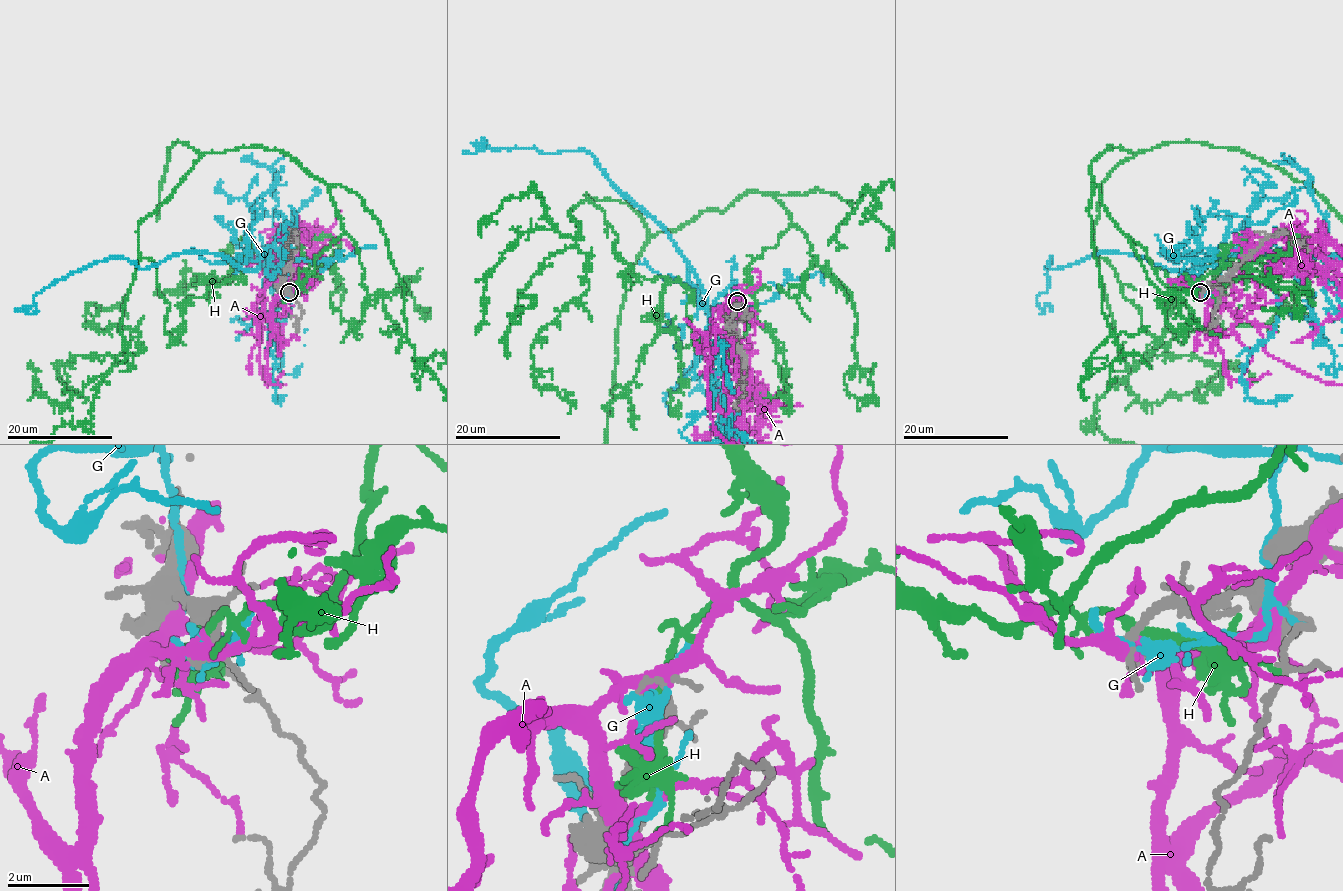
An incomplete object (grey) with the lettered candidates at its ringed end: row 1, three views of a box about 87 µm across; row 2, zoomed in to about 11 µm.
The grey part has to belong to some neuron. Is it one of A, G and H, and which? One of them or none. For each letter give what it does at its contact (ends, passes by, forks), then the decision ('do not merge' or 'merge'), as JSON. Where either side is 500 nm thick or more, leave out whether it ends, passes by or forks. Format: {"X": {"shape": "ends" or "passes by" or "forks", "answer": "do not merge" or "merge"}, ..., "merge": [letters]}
{"A": {"shape": "passes by", "answer": "do not merge"}, "G": {"shape": "forks", "answer": "do not merge"}, "H": {"shape": "passes by", "answer": "do not merge"}, "merge": []}

